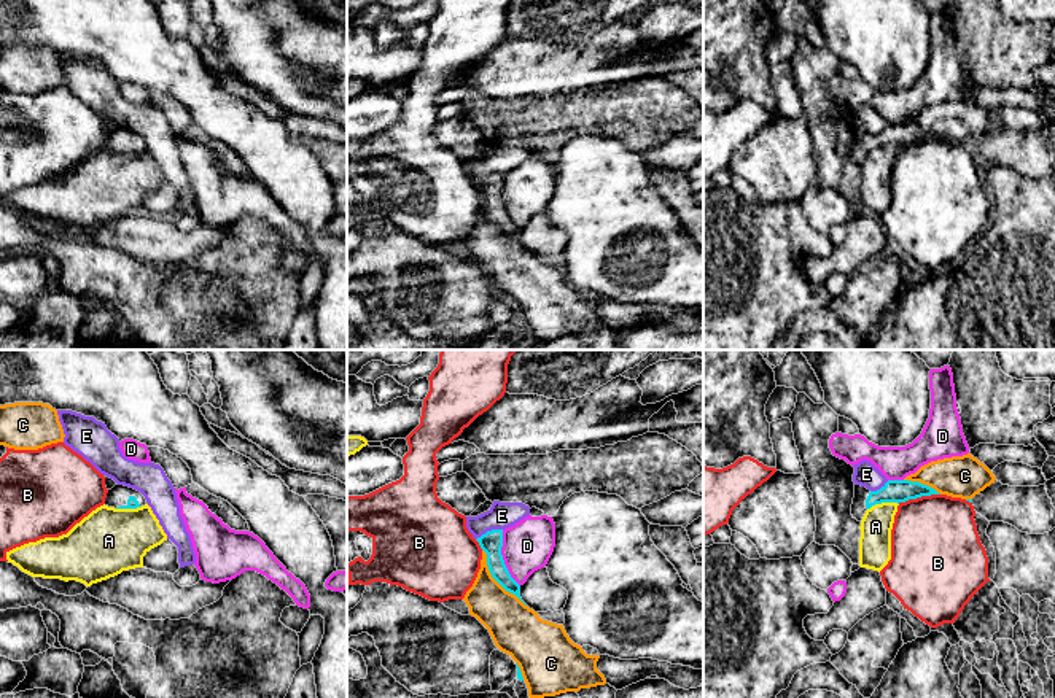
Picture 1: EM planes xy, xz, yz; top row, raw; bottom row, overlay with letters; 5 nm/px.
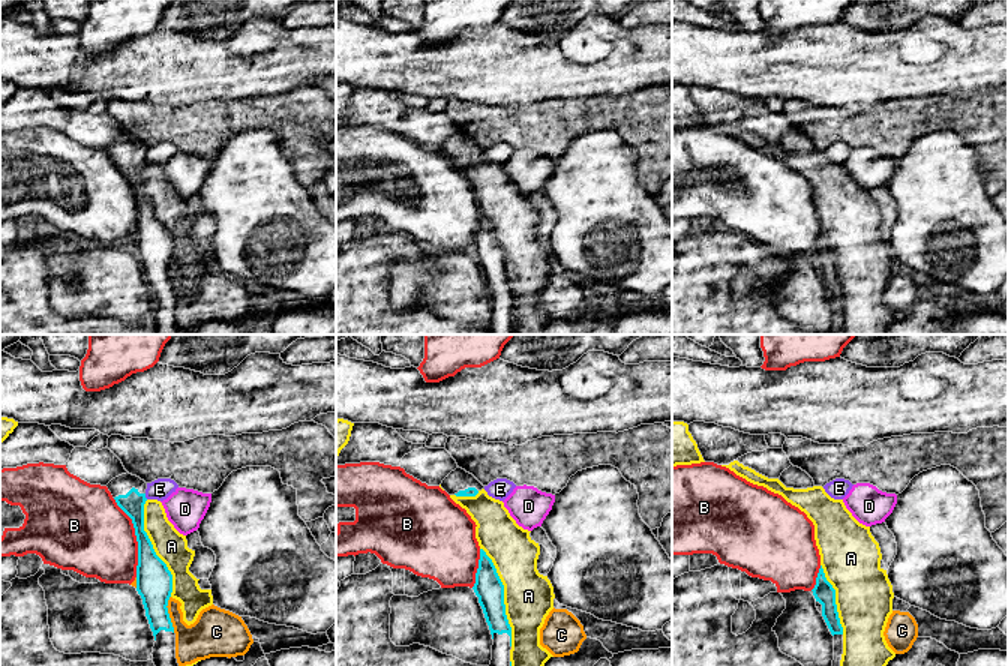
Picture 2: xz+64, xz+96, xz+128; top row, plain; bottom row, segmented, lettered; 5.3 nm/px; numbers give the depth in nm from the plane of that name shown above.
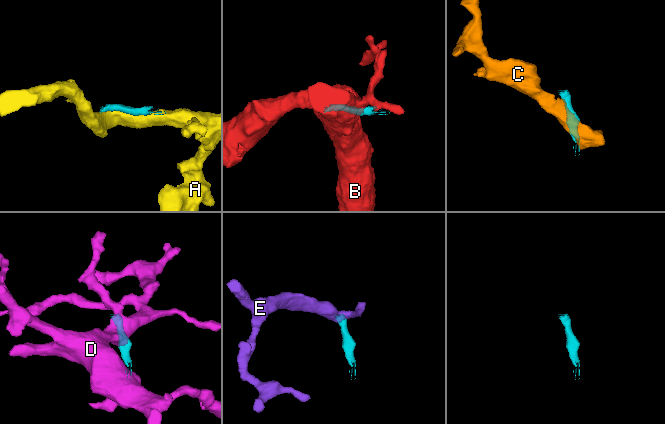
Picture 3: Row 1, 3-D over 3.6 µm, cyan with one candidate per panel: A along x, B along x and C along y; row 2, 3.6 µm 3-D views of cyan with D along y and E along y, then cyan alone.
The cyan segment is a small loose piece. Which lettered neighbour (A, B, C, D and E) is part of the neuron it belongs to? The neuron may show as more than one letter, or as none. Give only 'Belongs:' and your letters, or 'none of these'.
Belongs: none of these

